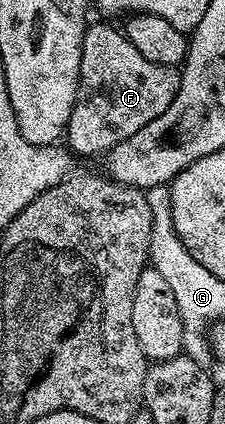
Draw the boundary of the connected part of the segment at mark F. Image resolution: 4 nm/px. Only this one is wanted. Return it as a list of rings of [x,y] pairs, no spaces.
[[[90,24],[83,35],[81,62],[79,63],[79,87],[75,95],[75,103],[71,107],[71,119],[65,128],[64,140],[68,148],[78,158],[104,155],[115,148],[123,139],[131,139],[139,127],[147,127],[151,119],[163,115],[167,107],[171,107],[171,99],[181,86],[180,72],[174,66],[163,63],[151,63],[131,42],[126,39],[124,32],[113,25]]]

